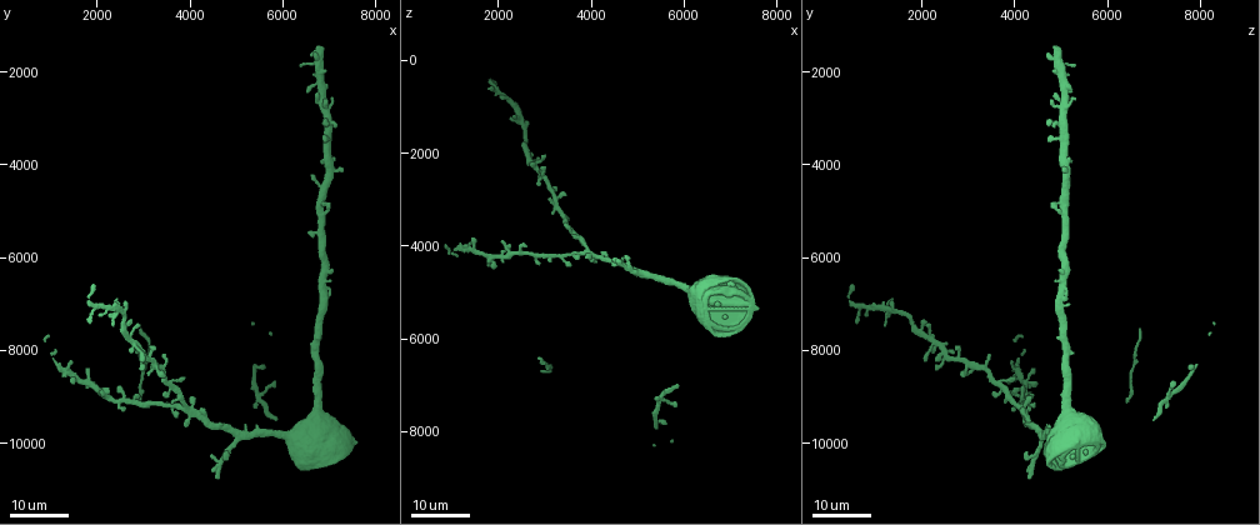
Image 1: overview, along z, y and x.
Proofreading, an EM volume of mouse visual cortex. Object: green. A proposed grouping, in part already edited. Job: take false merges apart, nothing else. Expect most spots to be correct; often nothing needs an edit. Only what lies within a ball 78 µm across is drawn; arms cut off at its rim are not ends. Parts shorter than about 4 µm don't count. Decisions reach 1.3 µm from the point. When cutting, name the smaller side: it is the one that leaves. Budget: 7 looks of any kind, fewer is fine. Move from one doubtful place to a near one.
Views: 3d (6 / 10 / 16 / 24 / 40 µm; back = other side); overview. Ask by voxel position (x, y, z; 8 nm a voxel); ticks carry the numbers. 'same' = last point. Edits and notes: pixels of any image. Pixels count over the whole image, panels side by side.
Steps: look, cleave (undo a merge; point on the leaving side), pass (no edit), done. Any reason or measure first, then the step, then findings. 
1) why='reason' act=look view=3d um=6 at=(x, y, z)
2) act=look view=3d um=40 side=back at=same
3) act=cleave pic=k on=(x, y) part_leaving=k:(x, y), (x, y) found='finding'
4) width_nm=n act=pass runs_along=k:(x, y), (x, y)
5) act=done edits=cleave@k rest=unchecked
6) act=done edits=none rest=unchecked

why='looks like a crossing' act=look view=3d um=24 at=(2500, 7150, 1250)

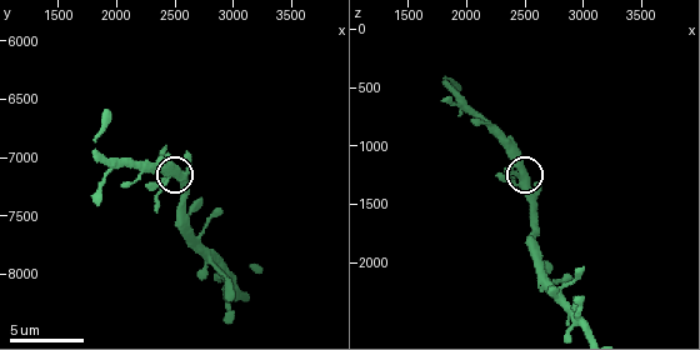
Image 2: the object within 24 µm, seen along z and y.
why='zoom in' act=look view=3d um=10 at=(2460, 7140, 1280)

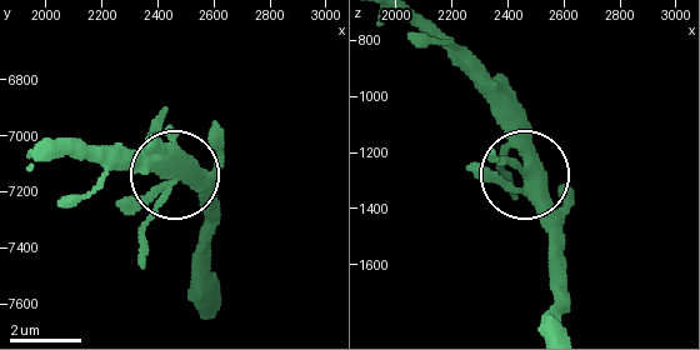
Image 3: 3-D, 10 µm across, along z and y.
width_nm=380 act=pass found='continuous, no second neuron'

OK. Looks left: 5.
why='looks like a crossing' act=look view=3d um=24 at=(2800, 7850, 2250)

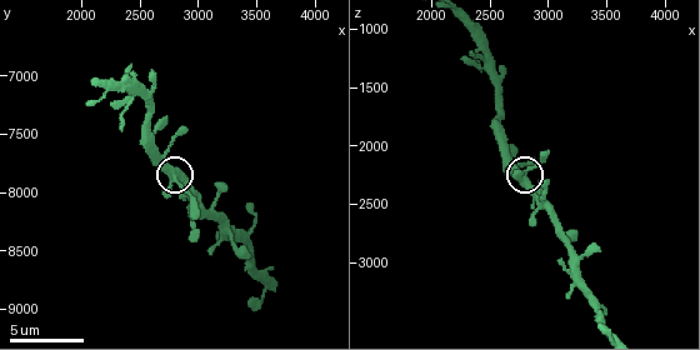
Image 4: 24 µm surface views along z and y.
why='closer look' act=look view=3d um=10 at=same

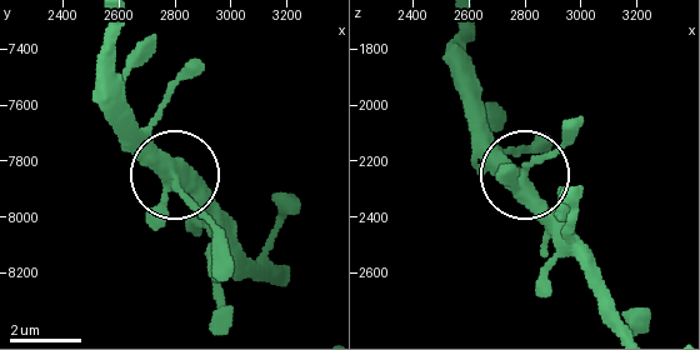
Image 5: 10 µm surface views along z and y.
width_nm=350 act=pass runs_along=5:(281, 280), (176, 179), (221, 239) found='all the same neuron'

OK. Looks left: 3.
why='three arms meet' act=look view=3d um=16 at=(2800, 9050, 4250)

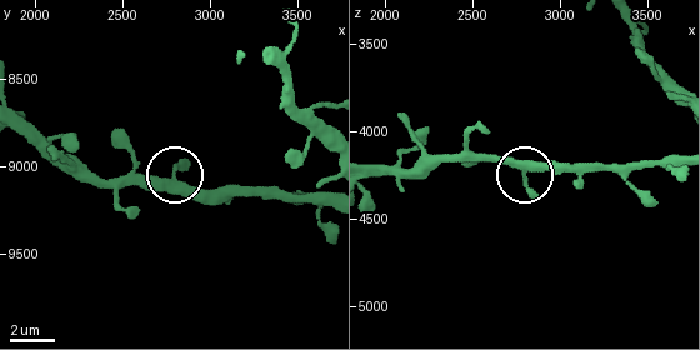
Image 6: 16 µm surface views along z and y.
act=look view=3d um=10 at=(2800, 9060, 4240)

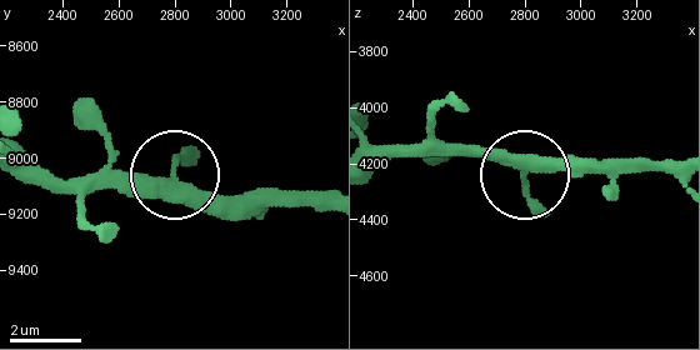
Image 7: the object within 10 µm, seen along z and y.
side_arm_um=23 act=pass runs_along=7:(673, 161), (511, 164), (443, 153) found='one neuron here'

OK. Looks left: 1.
act=done edits=none rest=unchecked

